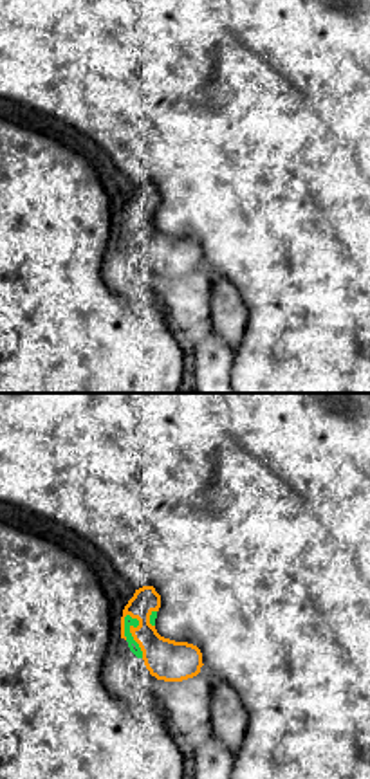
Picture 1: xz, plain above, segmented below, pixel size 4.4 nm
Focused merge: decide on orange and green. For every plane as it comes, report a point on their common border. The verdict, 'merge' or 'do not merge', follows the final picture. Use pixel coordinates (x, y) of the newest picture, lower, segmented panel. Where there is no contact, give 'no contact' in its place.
meets orange at (130, 632)

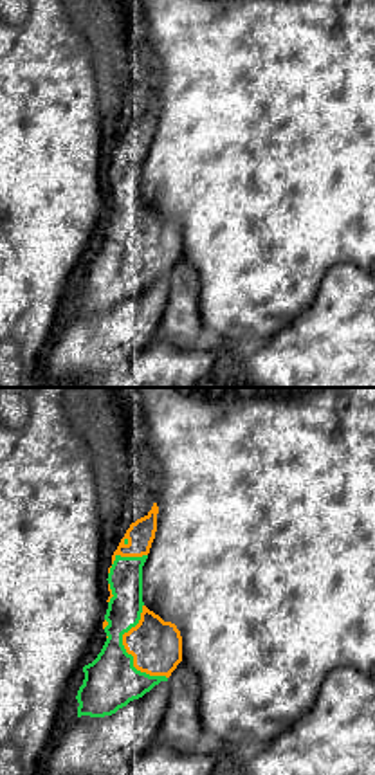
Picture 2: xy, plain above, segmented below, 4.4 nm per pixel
meets orange at (127, 651)

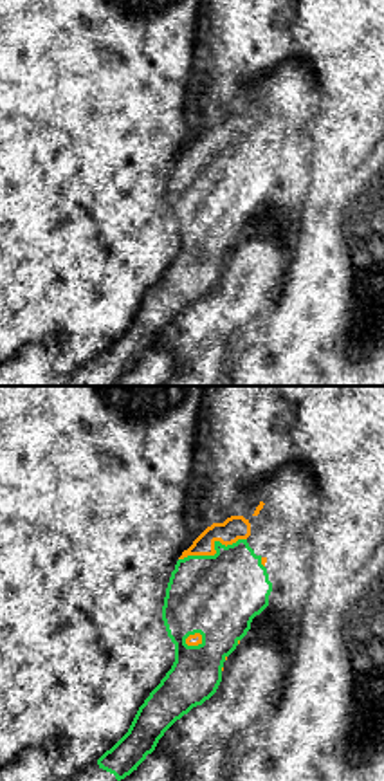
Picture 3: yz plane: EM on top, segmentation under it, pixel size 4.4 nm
meets orange at (215, 551)

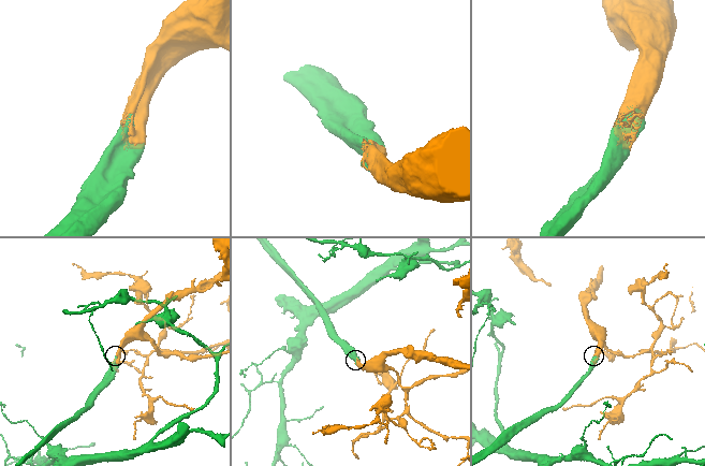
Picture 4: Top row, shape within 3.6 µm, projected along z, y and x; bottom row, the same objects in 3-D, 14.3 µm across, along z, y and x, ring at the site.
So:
merge

